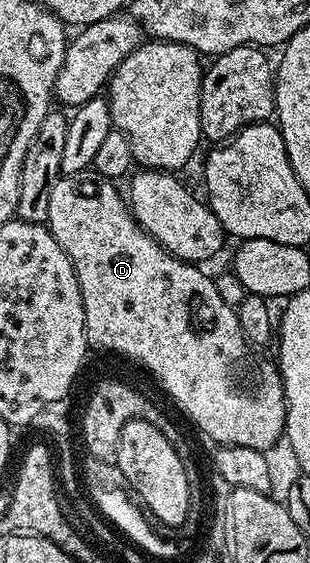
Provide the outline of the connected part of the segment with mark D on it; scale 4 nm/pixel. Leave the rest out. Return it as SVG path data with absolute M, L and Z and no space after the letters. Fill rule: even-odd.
M86 172L74 175L60 176L59 182L54 185L49 195L49 215L45 222L48 229L57 239L57 243L65 251L65 255L71 261L71 266L75 269L77 283L81 291L83 300L83 310L85 311L85 327L87 328L87 339L92 346L99 349L108 349L111 353L124 353L127 357L132 357L135 361L140 361L157 380L163 384L163 389L179 404L179 409L204 433L207 437L215 440L216 446L236 445L237 447L253 447L254 449L267 450L280 438L284 436L287 427L287 396L283 390L283 374L279 372L276 362L262 361L258 357L256 350L252 348L247 340L247 336L241 331L241 323L237 319L235 309L217 295L217 287L214 280L202 273L198 264L177 259L171 253L158 245L138 223L135 216L131 214L128 202L121 194L115 190L116 182L106 177L98 175L88 175Z

